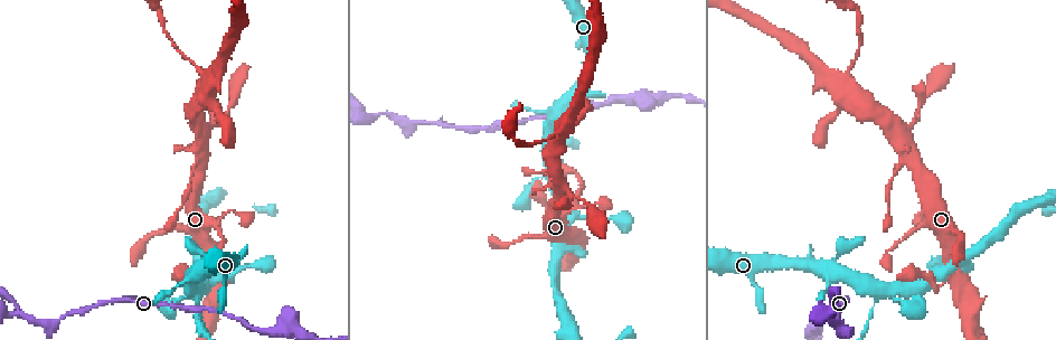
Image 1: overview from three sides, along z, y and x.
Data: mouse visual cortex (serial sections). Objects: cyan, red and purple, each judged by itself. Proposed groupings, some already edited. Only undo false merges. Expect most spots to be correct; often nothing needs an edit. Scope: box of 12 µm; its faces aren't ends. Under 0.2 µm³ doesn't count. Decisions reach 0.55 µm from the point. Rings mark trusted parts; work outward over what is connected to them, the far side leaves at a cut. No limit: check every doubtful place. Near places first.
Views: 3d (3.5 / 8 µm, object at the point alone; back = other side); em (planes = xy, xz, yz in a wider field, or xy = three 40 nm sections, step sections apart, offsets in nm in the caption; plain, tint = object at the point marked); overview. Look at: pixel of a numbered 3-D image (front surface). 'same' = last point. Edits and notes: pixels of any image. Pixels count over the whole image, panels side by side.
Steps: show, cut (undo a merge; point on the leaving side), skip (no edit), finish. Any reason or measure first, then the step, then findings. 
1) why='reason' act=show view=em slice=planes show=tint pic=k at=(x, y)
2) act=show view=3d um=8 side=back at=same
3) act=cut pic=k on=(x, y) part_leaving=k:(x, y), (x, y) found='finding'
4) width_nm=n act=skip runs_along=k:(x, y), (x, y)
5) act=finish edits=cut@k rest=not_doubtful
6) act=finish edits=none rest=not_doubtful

act=show view=3d um=8 pic=1 at=(892, 287)

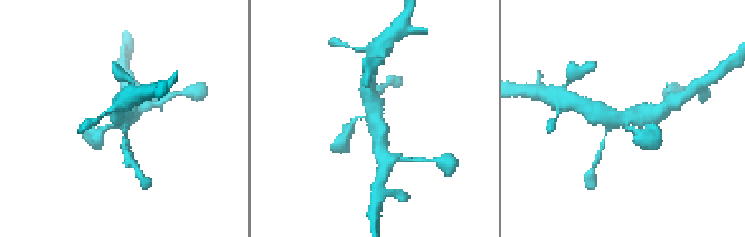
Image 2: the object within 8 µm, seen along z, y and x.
act=show view=em slice=planes show=tint pic=2 at=(375, 119)

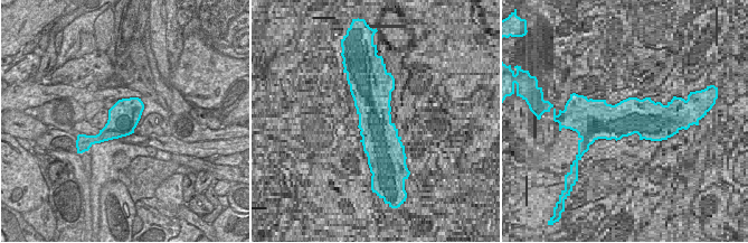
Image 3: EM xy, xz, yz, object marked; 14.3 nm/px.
arms=4 arm_widths_nm=150,200,500,500 act=skip runs_along=2:(368, 86), (380, 149) found='continuous, no second cell'

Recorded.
why='sudden change in width' act=show view=3d um=3.5 side=back pic=1 at=(173, 300)

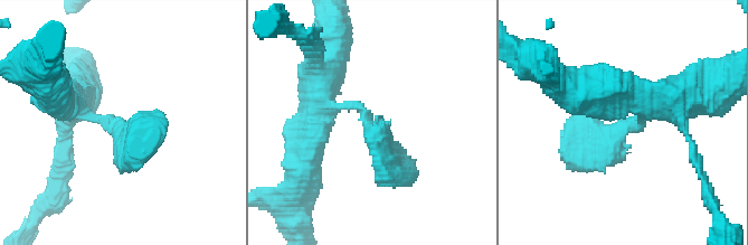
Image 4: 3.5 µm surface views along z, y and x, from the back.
why='now the EM' act=show view=em slice=xy step=5 show=tint pic=4 at=(368, 123)

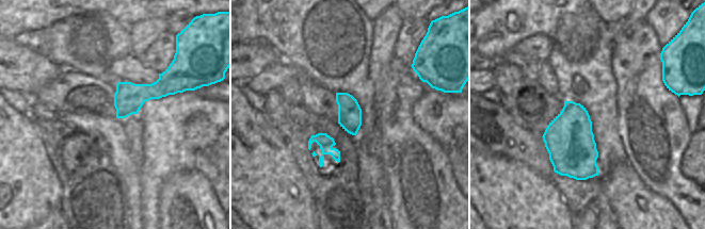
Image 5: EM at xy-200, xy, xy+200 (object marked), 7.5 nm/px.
act=skip found='all the same cell'

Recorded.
why='side arm on a straight run' act=show view=3d um=3.5 side=back pic=1 at=(846, 84)

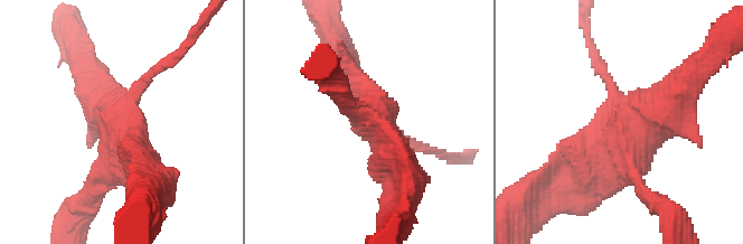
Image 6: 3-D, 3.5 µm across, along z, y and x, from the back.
act=show view=em slice=xy step=3 show=tint pic=6 at=(123, 123)

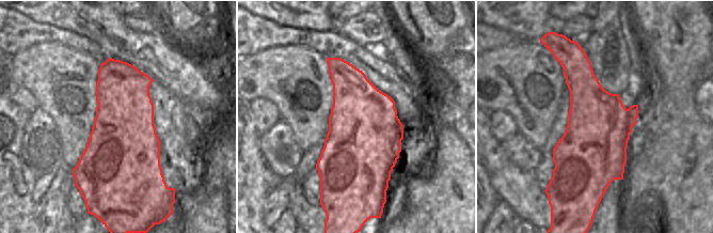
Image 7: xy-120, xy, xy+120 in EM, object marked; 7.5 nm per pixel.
act=skip runs_along=6:(574, 175), (677, 93) found='all the same cell'

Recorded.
why='a fork' act=show view=3d um=3.5 pic=1 at=(24, 313)

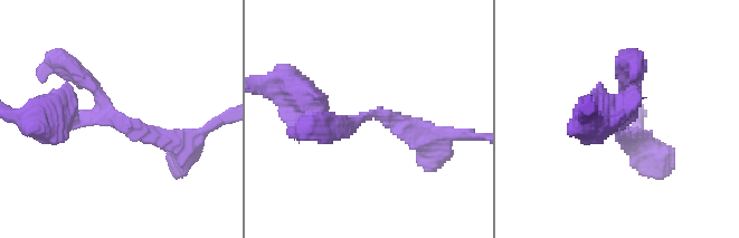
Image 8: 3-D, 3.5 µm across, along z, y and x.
arms=3 arm_widths_nm=200,250,250 why='shape alone is not enough' act=show view=em slice=xy step=5 show=tint pic=8 at=(366, 115)

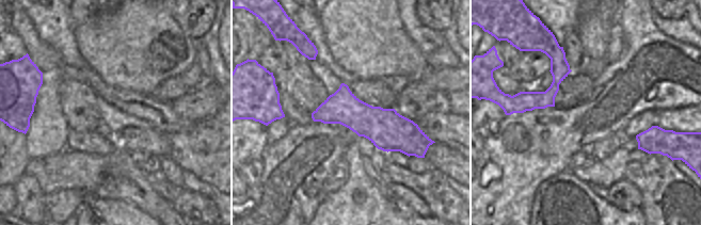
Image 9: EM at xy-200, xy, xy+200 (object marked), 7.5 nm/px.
act=show view=em slice=xy step=1 show=tint at=same

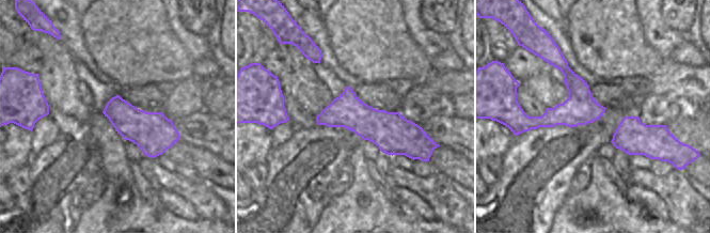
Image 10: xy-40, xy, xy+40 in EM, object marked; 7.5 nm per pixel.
act=skip found='continuous, no second cell'

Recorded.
act=finish edits=none rest=not_doubtful

